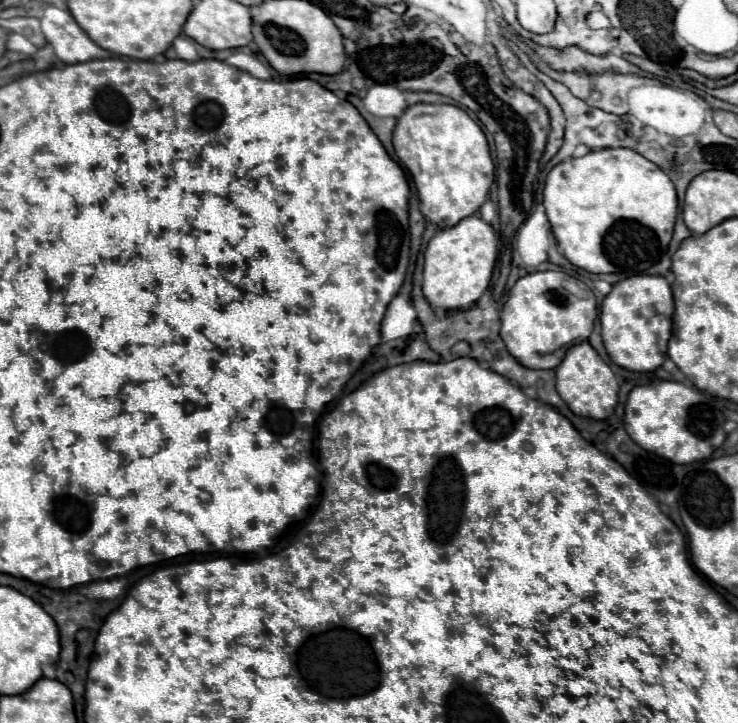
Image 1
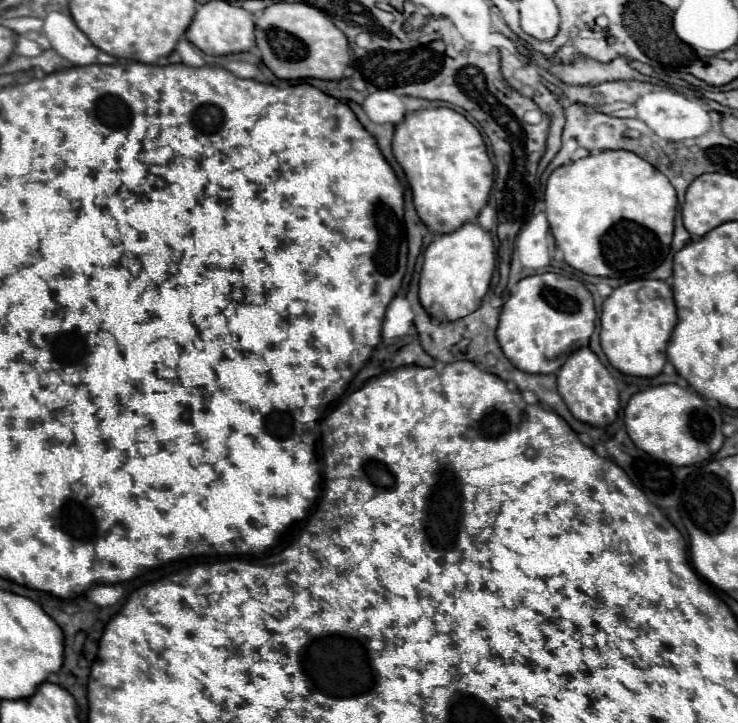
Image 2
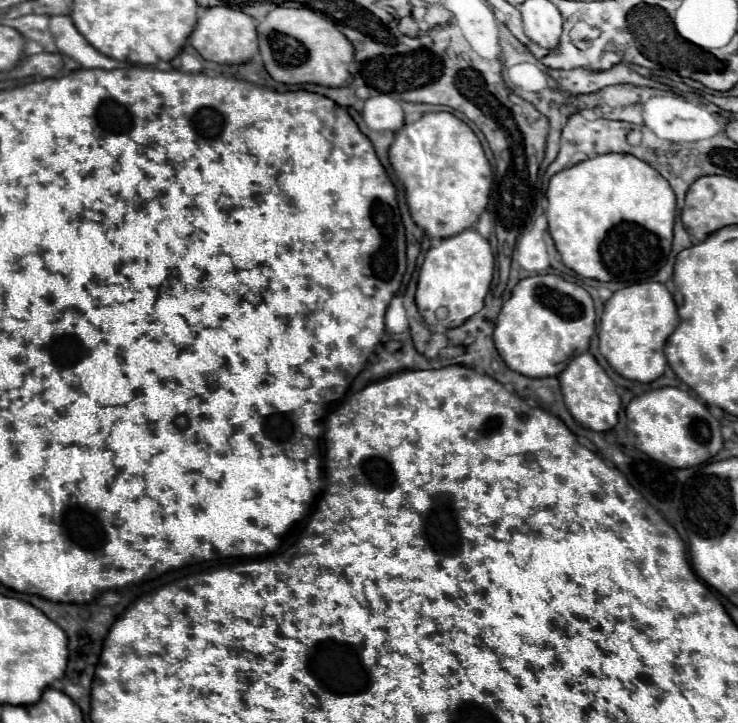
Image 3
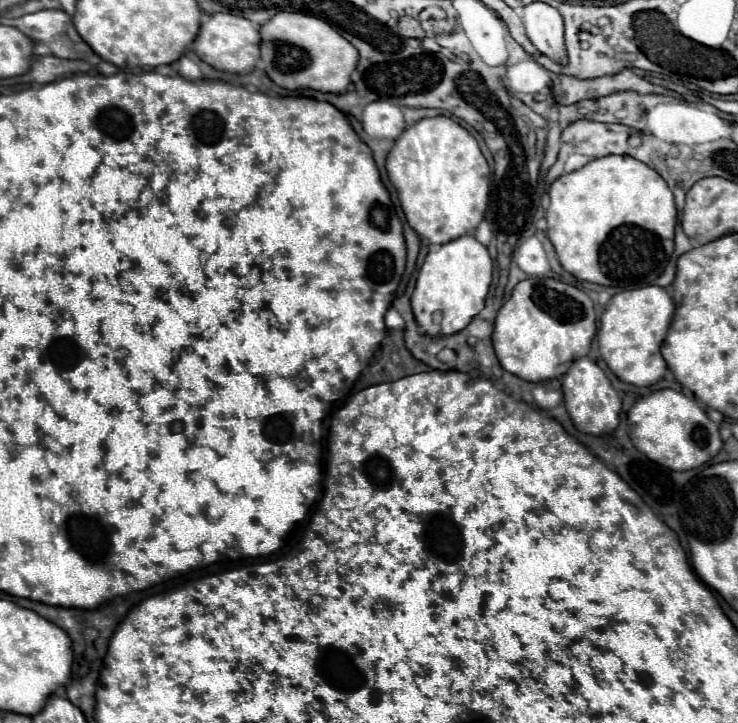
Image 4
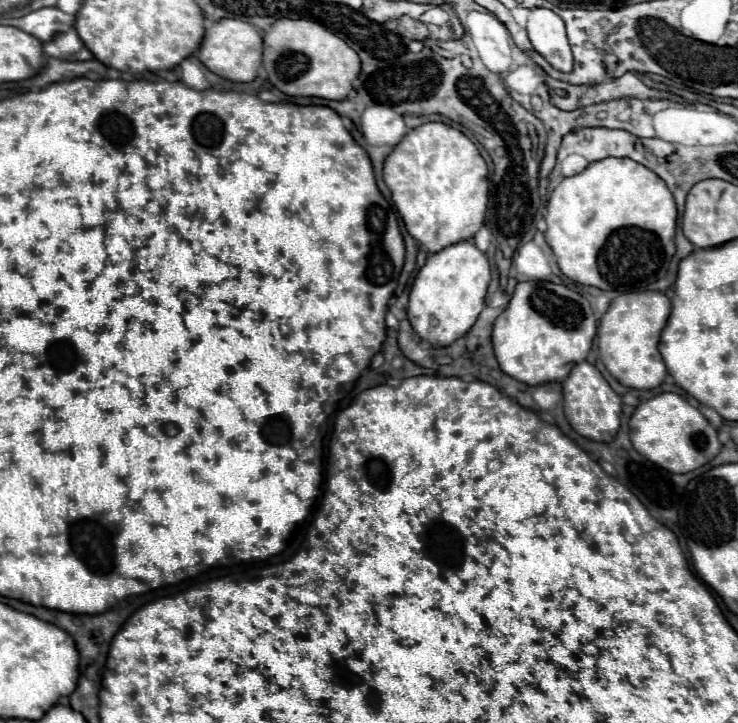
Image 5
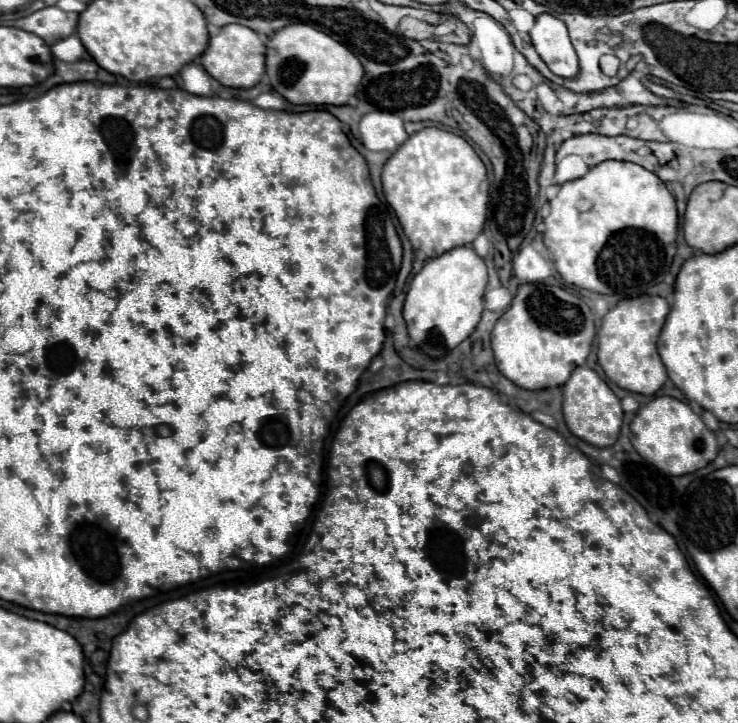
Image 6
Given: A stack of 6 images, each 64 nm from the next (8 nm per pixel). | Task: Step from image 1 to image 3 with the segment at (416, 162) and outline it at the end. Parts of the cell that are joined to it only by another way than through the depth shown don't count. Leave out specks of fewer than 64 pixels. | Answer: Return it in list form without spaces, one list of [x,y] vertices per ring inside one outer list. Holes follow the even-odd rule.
[[[428,112],[404,124],[390,146],[390,162],[406,188],[414,222],[430,238],[454,236],[454,232],[470,228],[488,204],[492,188],[490,162],[474,130],[450,112]]]

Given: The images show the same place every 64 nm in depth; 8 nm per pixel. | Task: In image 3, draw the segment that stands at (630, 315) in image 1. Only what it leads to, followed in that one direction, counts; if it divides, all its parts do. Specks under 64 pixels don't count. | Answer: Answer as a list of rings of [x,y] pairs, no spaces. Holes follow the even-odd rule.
[[[640,282],[616,290],[604,304],[600,318],[600,354],[608,364],[628,380],[652,382],[664,374],[666,356],[664,344],[680,324],[676,304],[668,288],[660,282]]]

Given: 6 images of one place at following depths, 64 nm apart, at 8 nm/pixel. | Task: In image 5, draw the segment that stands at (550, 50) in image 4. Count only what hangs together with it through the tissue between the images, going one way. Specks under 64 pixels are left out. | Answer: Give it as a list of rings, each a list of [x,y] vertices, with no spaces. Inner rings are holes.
[[[532,8],[528,14],[528,38],[536,52],[540,52],[554,68],[570,72],[574,58],[566,38],[564,20],[548,8]]]

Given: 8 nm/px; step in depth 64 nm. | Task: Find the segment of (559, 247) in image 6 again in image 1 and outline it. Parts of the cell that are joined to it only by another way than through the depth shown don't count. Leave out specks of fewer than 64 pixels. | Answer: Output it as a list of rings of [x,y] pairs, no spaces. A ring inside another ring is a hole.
[[[604,148],[556,164],[544,186],[544,208],[562,254],[592,274],[642,274],[668,250],[678,198],[672,180],[630,148]]]

